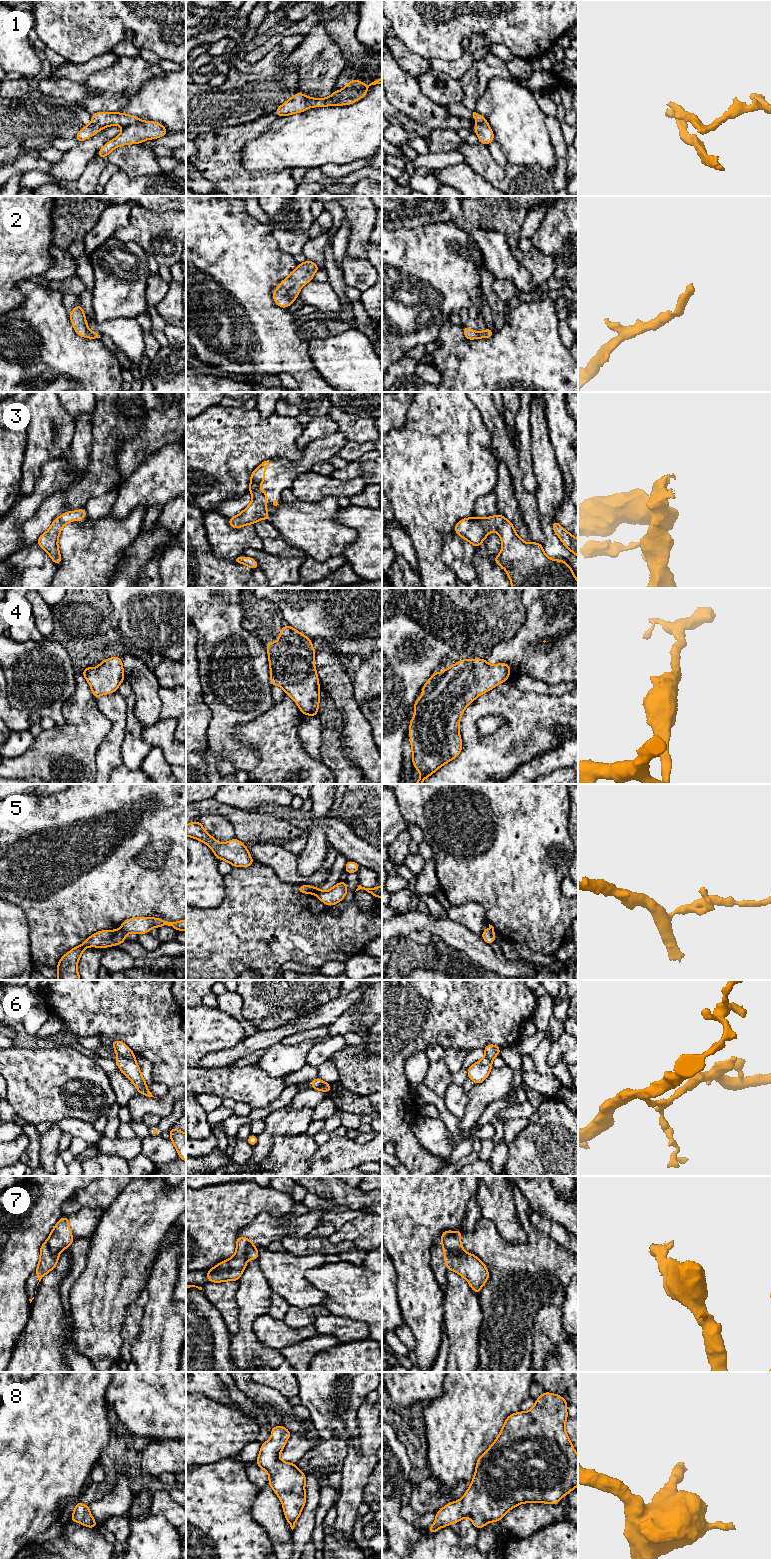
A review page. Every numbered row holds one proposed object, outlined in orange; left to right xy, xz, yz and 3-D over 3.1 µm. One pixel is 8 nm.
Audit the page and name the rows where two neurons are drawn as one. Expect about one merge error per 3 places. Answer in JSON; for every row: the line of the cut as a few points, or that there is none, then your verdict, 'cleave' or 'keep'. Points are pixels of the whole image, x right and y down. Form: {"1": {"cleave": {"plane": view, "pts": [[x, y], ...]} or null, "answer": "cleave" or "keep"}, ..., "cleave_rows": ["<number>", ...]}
{"1": {"cleave": {"plane": "xy", "pts": [[140, 120], [124, 127]]}, "answer": "cleave"}, "2": {"cleave": null, "answer": "keep"}, "3": {"cleave": null, "answer": "keep"}, "4": {"cleave": null, "answer": "keep"}, "5": {"cleave": {"plane": "xy", "pts": [[119, 929], [124, 934]]}, "answer": "cleave"}, "6": {"cleave": {"plane": "xy", "pts": [[117, 1054], [134, 1059]]}, "answer": "cleave"}, "7": {"cleave": {"plane": "yz", "pts": [[441, 1241], [450, 1250], [464, 1253]]}, "answer": "cleave"}, "8": {"cleave": null, "answer": "keep"}, "cleave_rows": ["1", "5", "6", "7"]}

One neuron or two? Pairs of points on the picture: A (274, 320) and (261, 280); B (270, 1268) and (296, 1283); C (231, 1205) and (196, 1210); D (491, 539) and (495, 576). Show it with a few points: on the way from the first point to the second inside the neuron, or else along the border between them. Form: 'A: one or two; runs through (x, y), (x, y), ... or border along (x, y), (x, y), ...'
A: one; runs through (264, 310), (261, 307), (261, 290)
B: one; runs through (276, 1269), (279, 1269), (290, 1280)
C: one; runs through (222, 1210), (205, 1210)
D: one; runs through (490, 548), (489, 567)

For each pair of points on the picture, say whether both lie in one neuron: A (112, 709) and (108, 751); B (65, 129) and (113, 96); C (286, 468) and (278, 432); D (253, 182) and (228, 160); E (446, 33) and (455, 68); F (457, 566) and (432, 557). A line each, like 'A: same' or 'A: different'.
A: same
B: different
C: different
D: same
E: different
F: different

